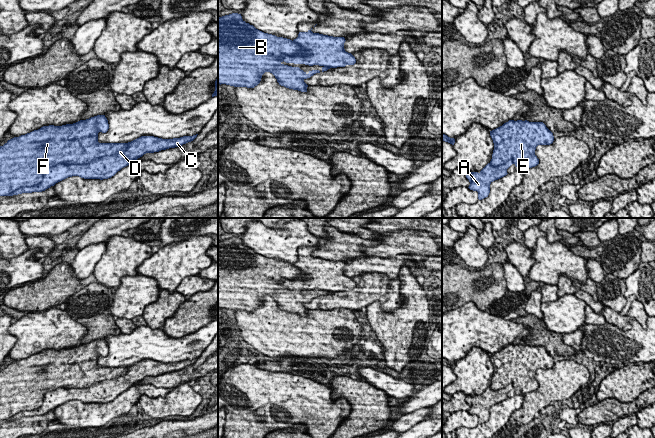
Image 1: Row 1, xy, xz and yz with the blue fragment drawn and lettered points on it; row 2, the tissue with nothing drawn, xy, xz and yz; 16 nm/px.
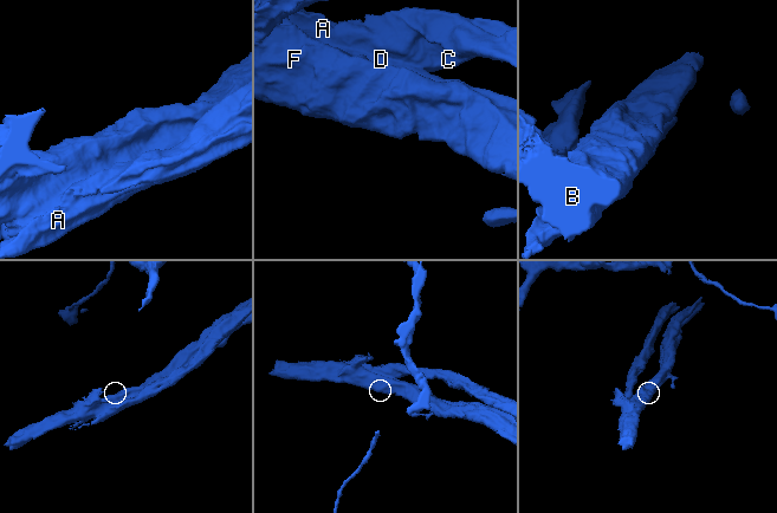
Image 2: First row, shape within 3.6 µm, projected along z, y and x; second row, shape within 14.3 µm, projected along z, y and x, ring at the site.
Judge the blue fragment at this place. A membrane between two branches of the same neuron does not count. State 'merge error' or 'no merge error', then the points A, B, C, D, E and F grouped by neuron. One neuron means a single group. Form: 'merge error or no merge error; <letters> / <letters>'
merge error; A C D / B E F

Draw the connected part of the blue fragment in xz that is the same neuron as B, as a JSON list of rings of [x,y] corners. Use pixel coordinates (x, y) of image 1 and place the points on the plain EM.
[[[241,238],[218,242],[218,308],[254,312],[265,296],[272,297],[279,309],[307,316],[304,306],[319,294],[307,298],[299,291],[284,289],[282,279],[303,278],[294,265],[264,257],[246,247]]]

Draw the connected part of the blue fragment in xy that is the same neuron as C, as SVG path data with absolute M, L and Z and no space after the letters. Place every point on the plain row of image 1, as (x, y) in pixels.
M198 358L173 363L141 360L128 366L124 376L96 382L87 388L58 388L54 391L47 392L44 395L42 405L38 409L19 412L7 420L42 416L72 400L79 400L84 403L108 403L146 377L154 377L182 370L193 365L197 359Z

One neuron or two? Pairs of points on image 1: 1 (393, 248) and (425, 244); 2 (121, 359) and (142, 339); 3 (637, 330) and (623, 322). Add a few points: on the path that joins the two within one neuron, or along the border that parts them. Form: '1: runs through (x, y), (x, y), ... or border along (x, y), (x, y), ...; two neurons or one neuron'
1: runs through (401, 244), (417, 244); one neuron
2: runs through (126, 354), (137, 344); one neuron
3: border along (632, 319), (627, 330); two neurons

